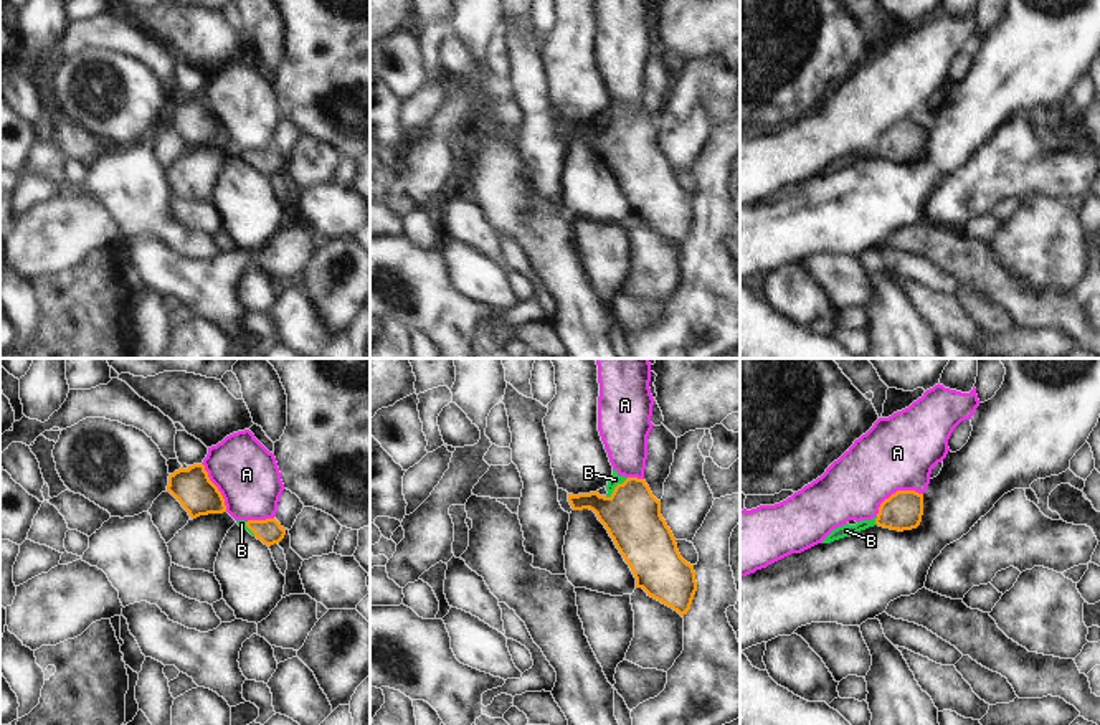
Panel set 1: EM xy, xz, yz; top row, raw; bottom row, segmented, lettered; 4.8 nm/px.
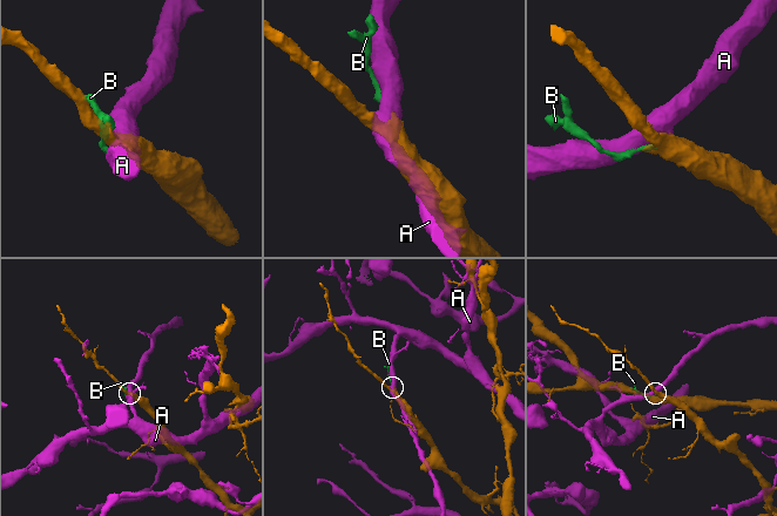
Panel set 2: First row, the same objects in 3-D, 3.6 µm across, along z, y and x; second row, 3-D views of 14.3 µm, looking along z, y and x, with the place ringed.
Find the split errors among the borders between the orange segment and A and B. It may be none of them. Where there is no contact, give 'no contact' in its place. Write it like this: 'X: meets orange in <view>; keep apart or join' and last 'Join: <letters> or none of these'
A: meets orange in yz; keep apart
B: meets orange in xz; join
Join: B

